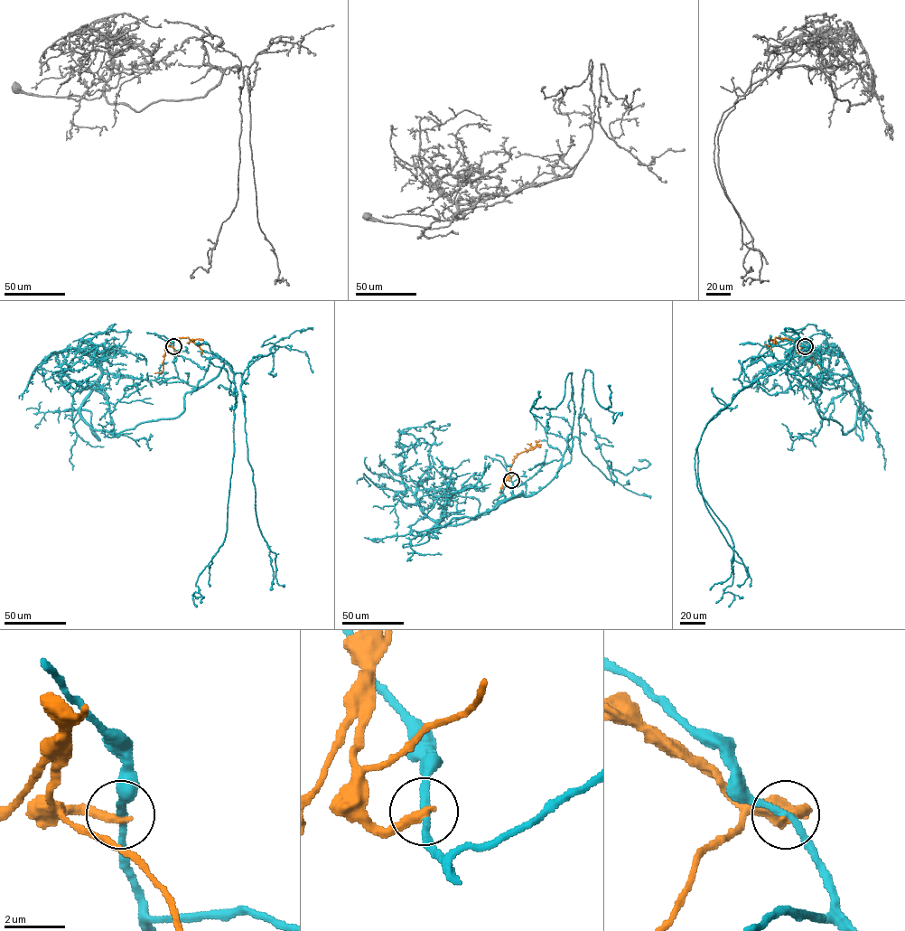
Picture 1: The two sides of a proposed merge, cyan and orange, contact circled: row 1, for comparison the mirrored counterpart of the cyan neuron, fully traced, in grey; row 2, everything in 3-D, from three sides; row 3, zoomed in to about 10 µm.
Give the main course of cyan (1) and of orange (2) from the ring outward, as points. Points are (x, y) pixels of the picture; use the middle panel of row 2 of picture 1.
1: (510, 480), (512, 498), (544, 487), (573, 437), (580, 441), (585, 370), (604, 409), (608, 385)
2: (510, 480), (508, 474), (513, 459), (522, 452), (540, 446)

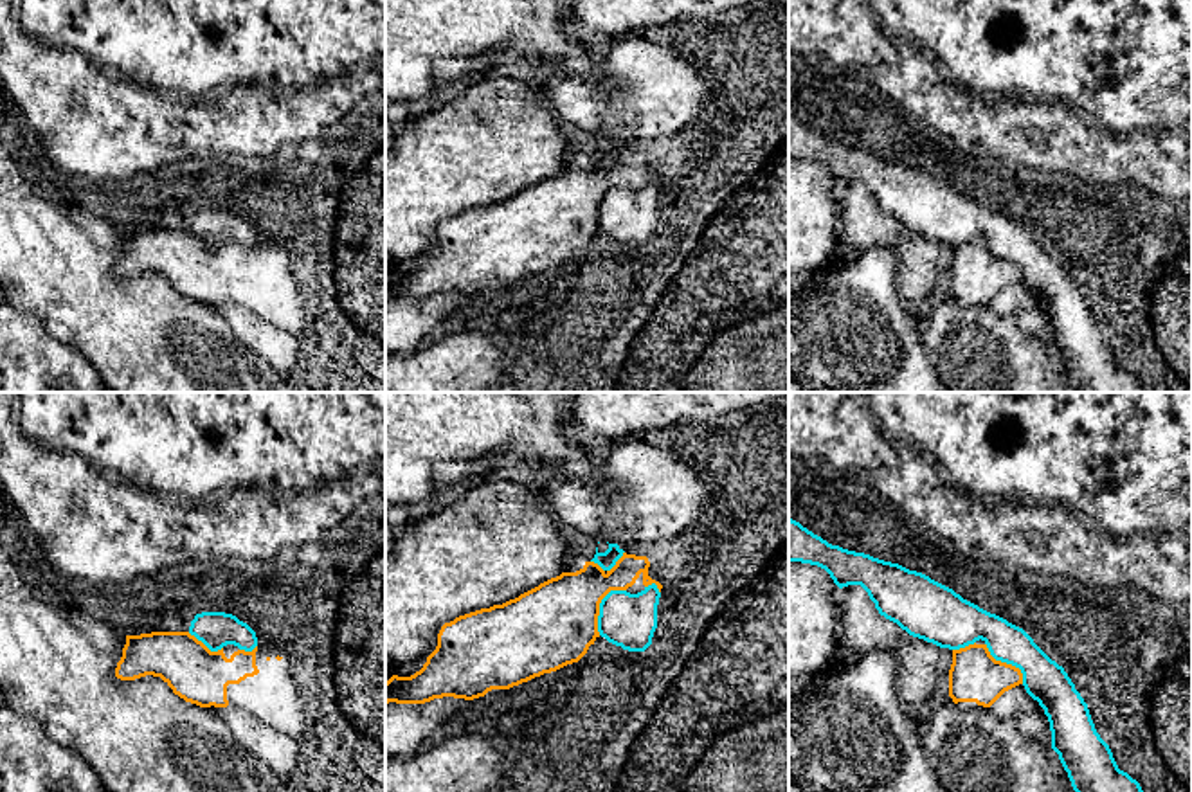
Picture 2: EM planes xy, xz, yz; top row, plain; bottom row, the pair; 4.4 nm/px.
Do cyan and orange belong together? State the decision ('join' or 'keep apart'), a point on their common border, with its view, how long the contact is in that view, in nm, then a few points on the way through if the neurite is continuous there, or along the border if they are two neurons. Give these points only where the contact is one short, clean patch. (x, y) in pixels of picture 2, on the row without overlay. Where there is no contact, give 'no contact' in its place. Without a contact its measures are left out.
keep apart | xz (600, 202) | 240 nm

